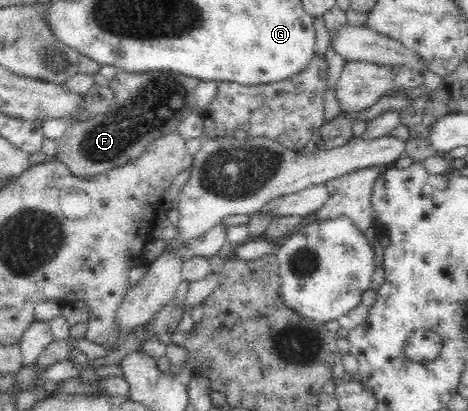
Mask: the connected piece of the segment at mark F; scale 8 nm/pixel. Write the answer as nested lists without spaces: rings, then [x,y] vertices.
[[[119,70],[109,83],[115,98],[111,109],[96,114],[91,119],[68,120],[63,136],[55,140],[57,160],[63,163],[74,177],[93,178],[95,175],[104,173],[107,169],[114,169],[138,159],[144,151],[148,151],[148,147],[152,145],[155,139],[176,130],[177,121],[190,113],[195,104],[194,92],[200,82],[201,79],[196,77],[169,70],[163,72]]]

